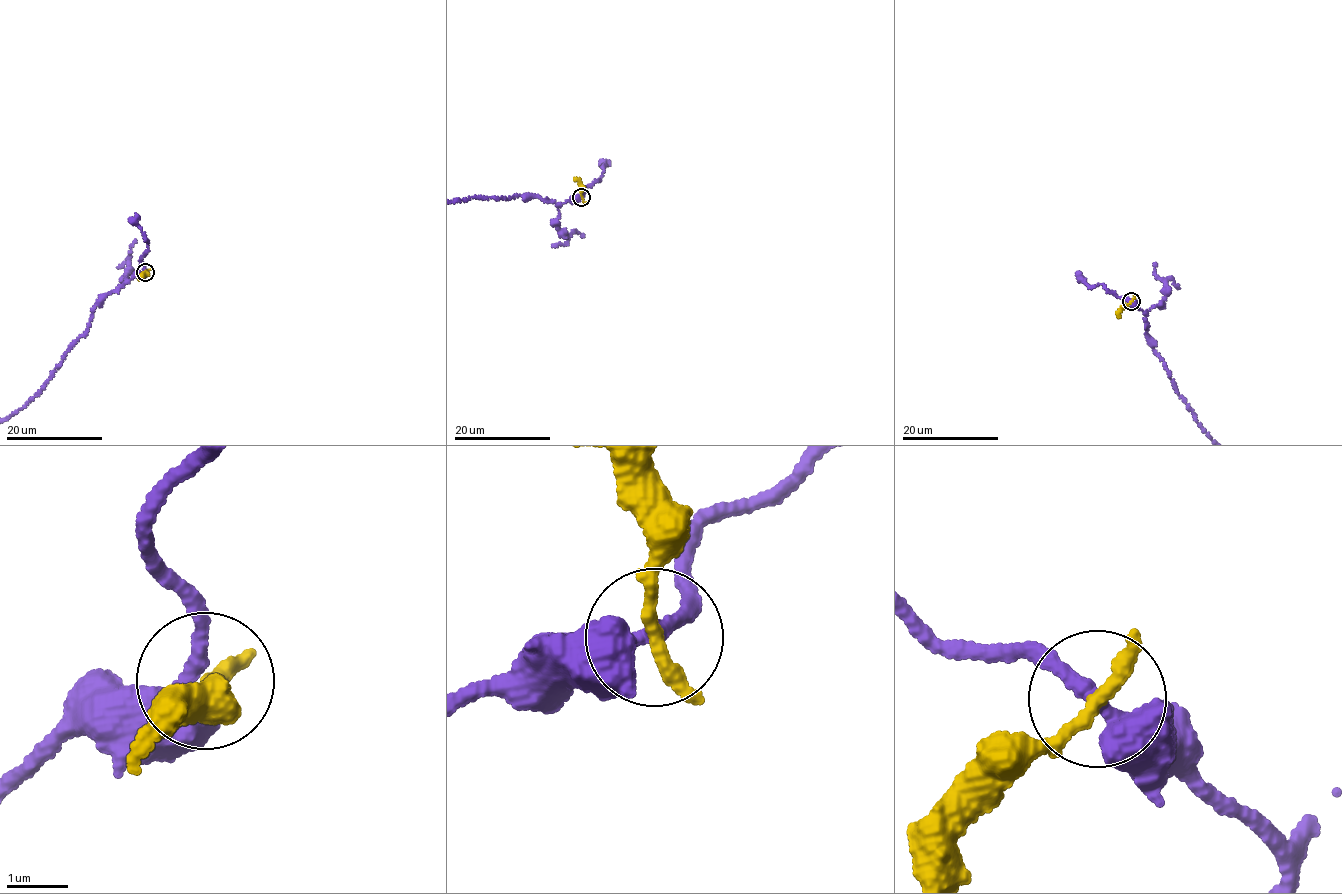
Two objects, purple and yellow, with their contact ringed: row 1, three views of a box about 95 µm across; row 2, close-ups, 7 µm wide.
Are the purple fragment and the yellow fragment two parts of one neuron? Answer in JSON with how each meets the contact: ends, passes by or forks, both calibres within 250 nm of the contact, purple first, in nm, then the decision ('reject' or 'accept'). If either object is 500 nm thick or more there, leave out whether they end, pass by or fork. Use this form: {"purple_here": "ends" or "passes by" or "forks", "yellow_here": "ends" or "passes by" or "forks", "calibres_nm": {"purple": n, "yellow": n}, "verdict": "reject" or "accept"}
{"purple_here": "passes by", "yellow_here": "ends", "calibres_nm": {"purple": 280, "yellow": 300}, "verdict": "reject"}

